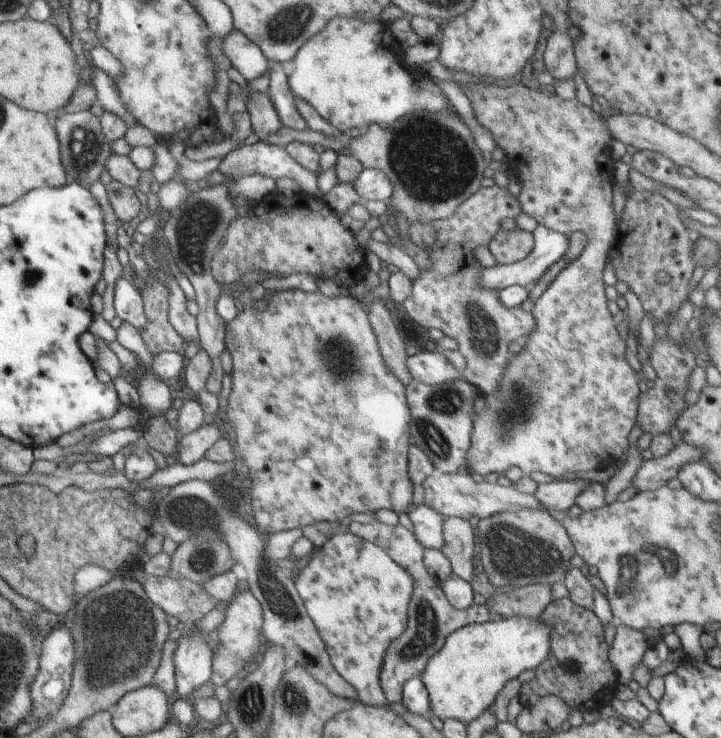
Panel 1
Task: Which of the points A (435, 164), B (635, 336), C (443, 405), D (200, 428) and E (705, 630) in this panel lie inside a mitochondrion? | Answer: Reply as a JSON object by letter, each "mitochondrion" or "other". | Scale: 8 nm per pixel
{"A":"mitochondrion","B":"other","C":"mitochondrion","D":"other","E":"other"}

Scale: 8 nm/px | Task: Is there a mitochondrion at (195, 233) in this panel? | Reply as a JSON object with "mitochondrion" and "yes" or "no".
{"mitochondrion":"yes"}

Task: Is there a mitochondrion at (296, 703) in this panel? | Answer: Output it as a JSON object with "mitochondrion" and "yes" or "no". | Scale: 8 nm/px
{"mitochondrion":"yes"}

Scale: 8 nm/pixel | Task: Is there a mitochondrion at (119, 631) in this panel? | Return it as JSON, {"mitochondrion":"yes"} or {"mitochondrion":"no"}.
{"mitochondrion":"yes"}

